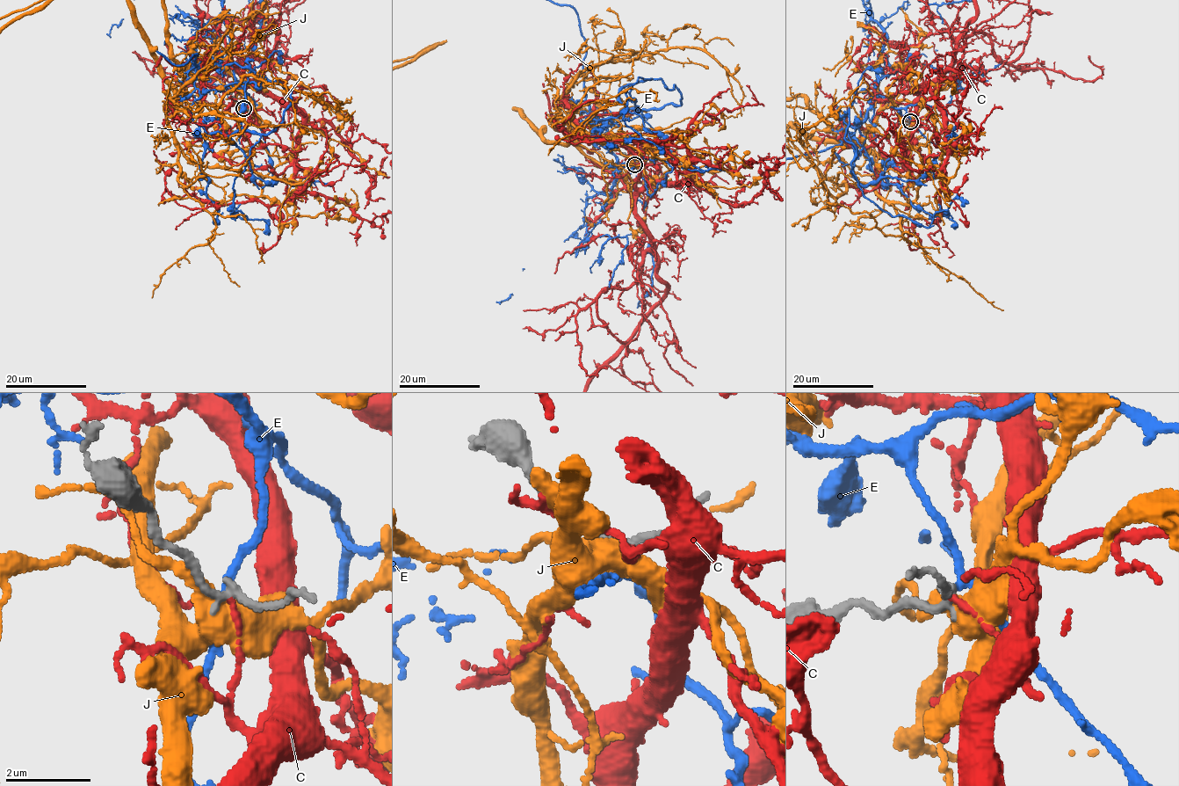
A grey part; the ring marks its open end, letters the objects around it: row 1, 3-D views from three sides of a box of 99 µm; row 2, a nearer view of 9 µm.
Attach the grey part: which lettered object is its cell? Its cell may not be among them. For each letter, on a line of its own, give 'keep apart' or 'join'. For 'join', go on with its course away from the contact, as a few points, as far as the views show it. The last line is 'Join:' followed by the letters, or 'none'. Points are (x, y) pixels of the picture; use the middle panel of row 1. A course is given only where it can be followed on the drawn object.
C: keep apart
E: join
J: keep apart
Join: E

